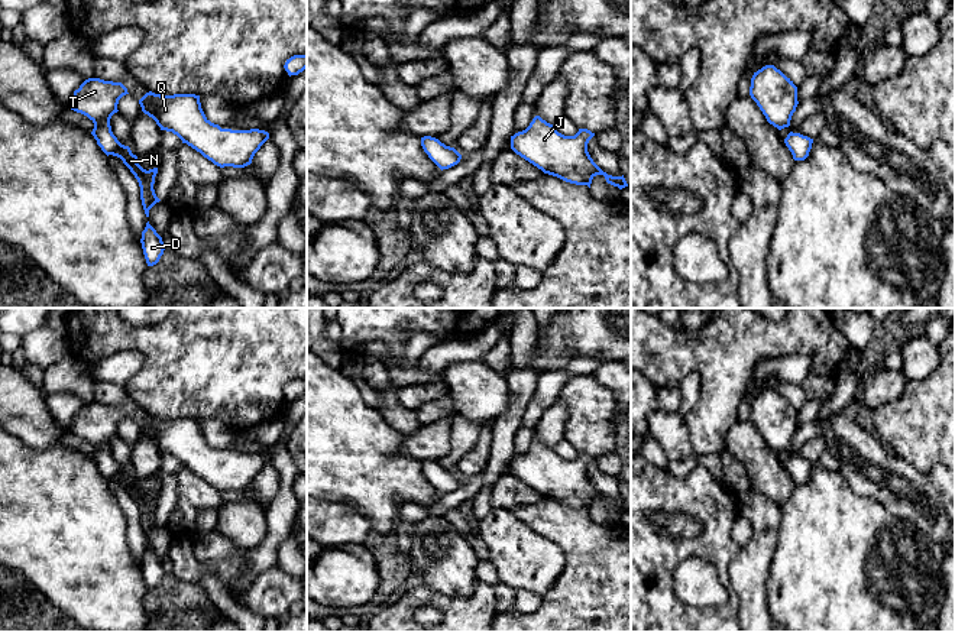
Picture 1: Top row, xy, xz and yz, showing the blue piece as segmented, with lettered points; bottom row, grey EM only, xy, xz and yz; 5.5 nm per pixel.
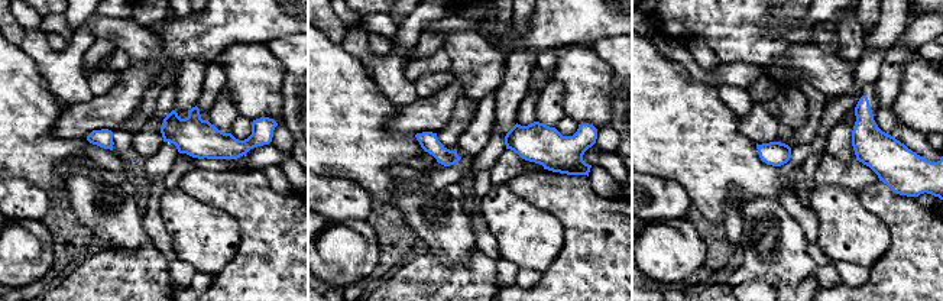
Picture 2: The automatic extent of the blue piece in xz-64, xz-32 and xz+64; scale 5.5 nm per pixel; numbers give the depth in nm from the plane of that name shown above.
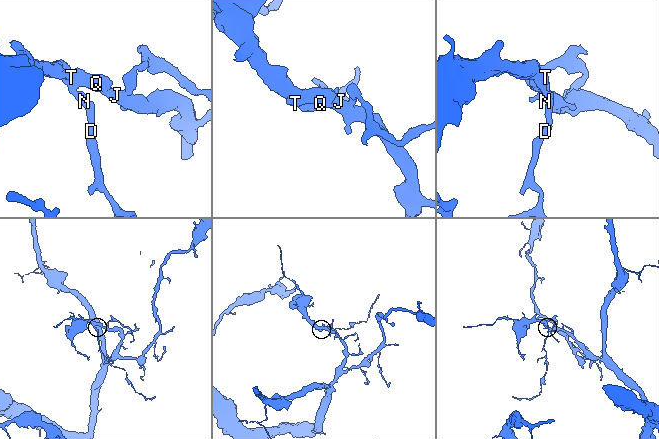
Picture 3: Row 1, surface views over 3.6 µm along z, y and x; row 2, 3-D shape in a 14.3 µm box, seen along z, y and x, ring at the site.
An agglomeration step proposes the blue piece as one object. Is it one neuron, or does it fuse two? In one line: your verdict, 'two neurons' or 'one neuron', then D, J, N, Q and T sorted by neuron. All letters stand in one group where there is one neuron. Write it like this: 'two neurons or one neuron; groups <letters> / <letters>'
one neuron; groups D J N Q T

